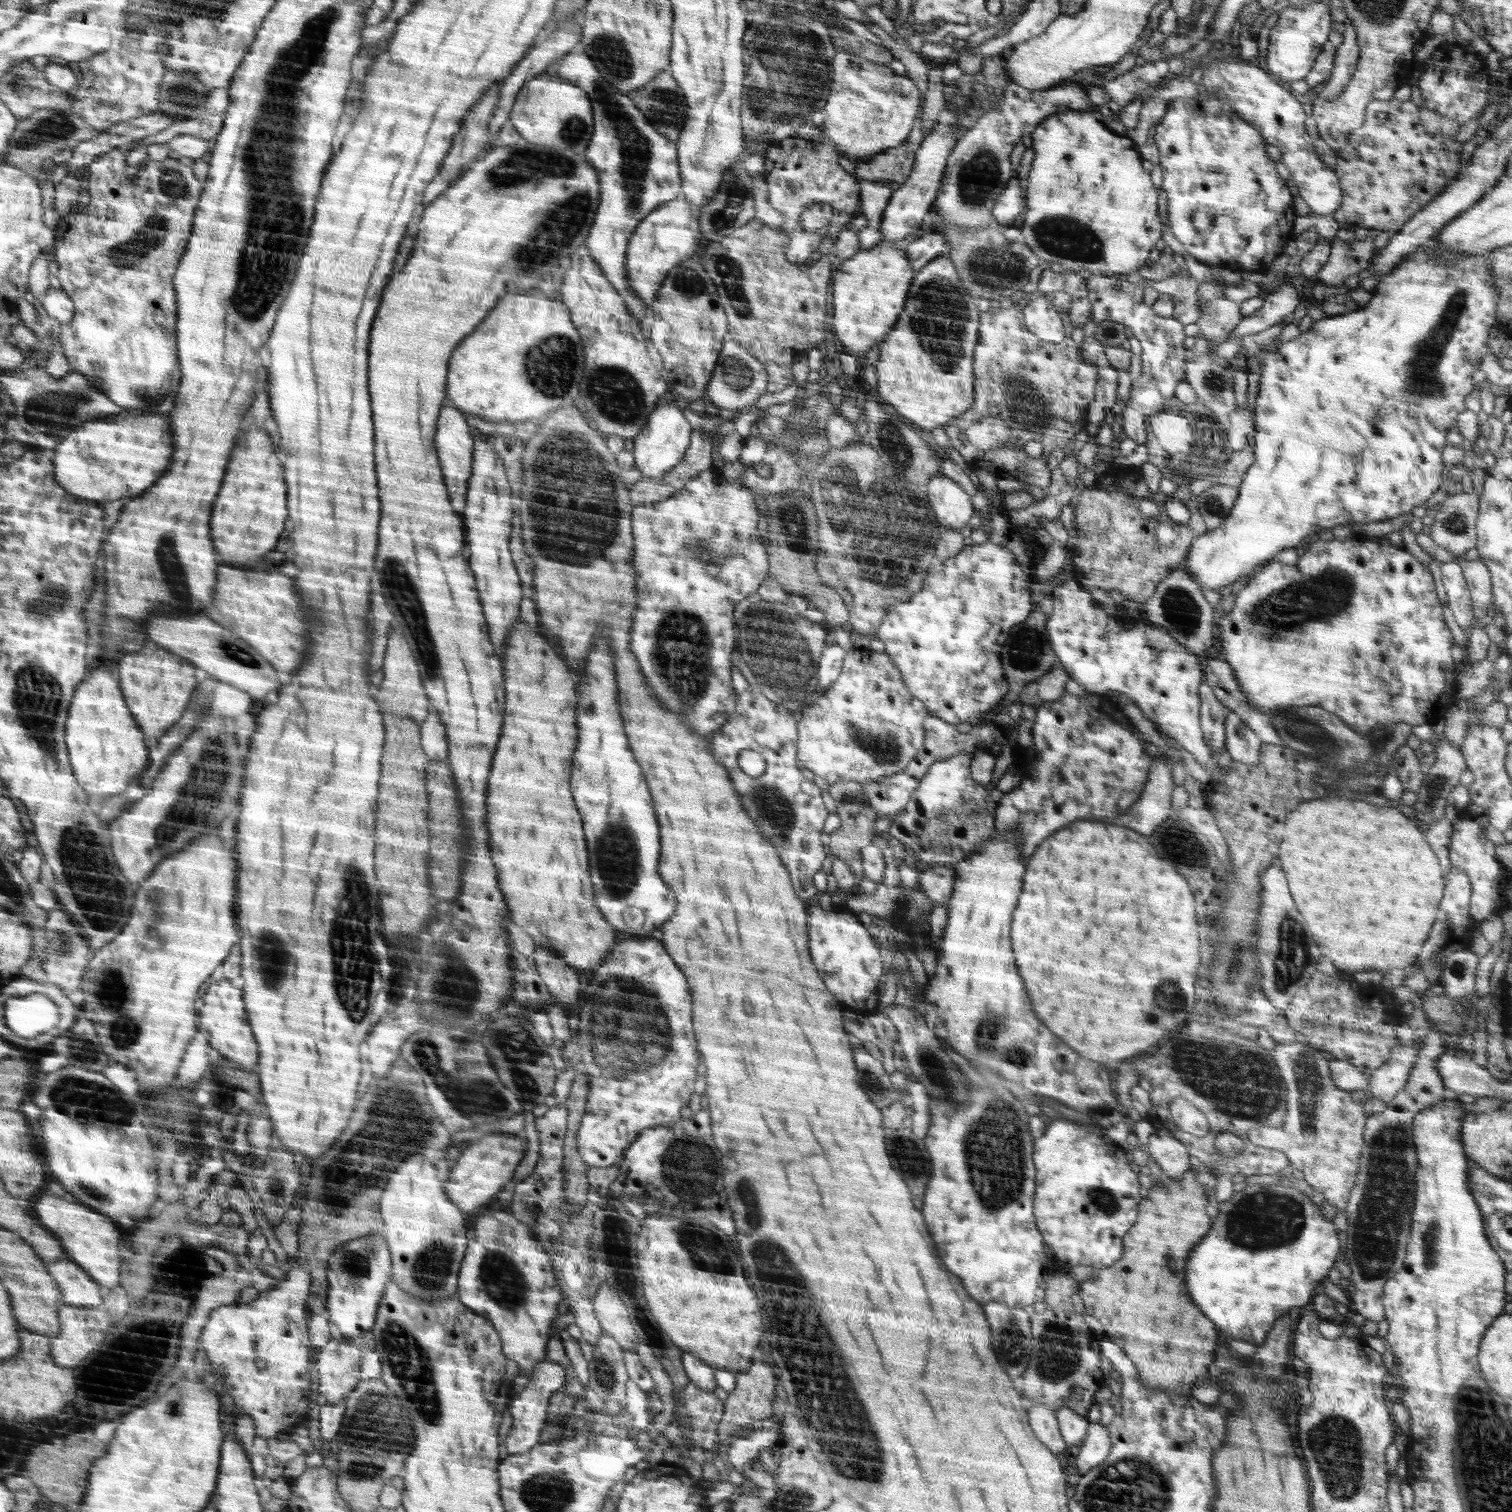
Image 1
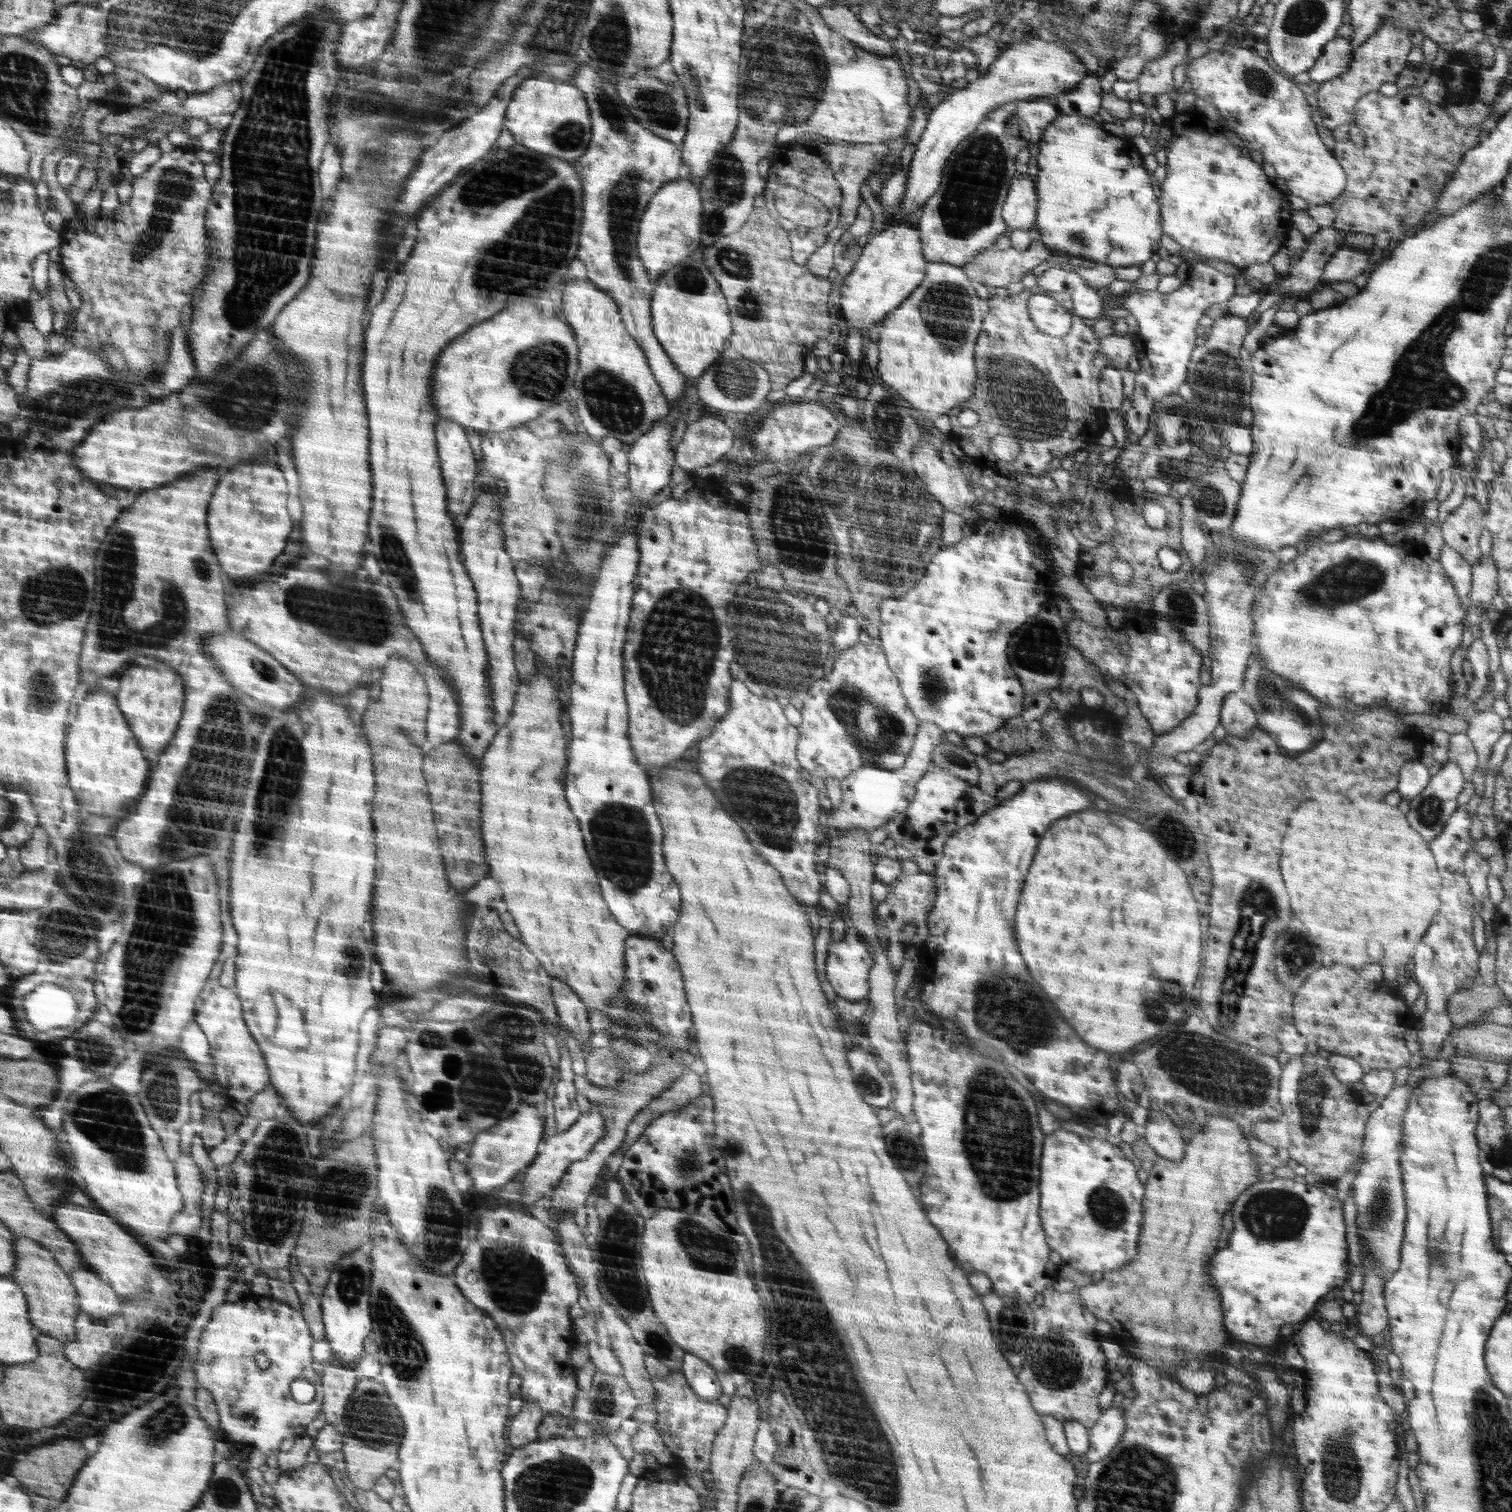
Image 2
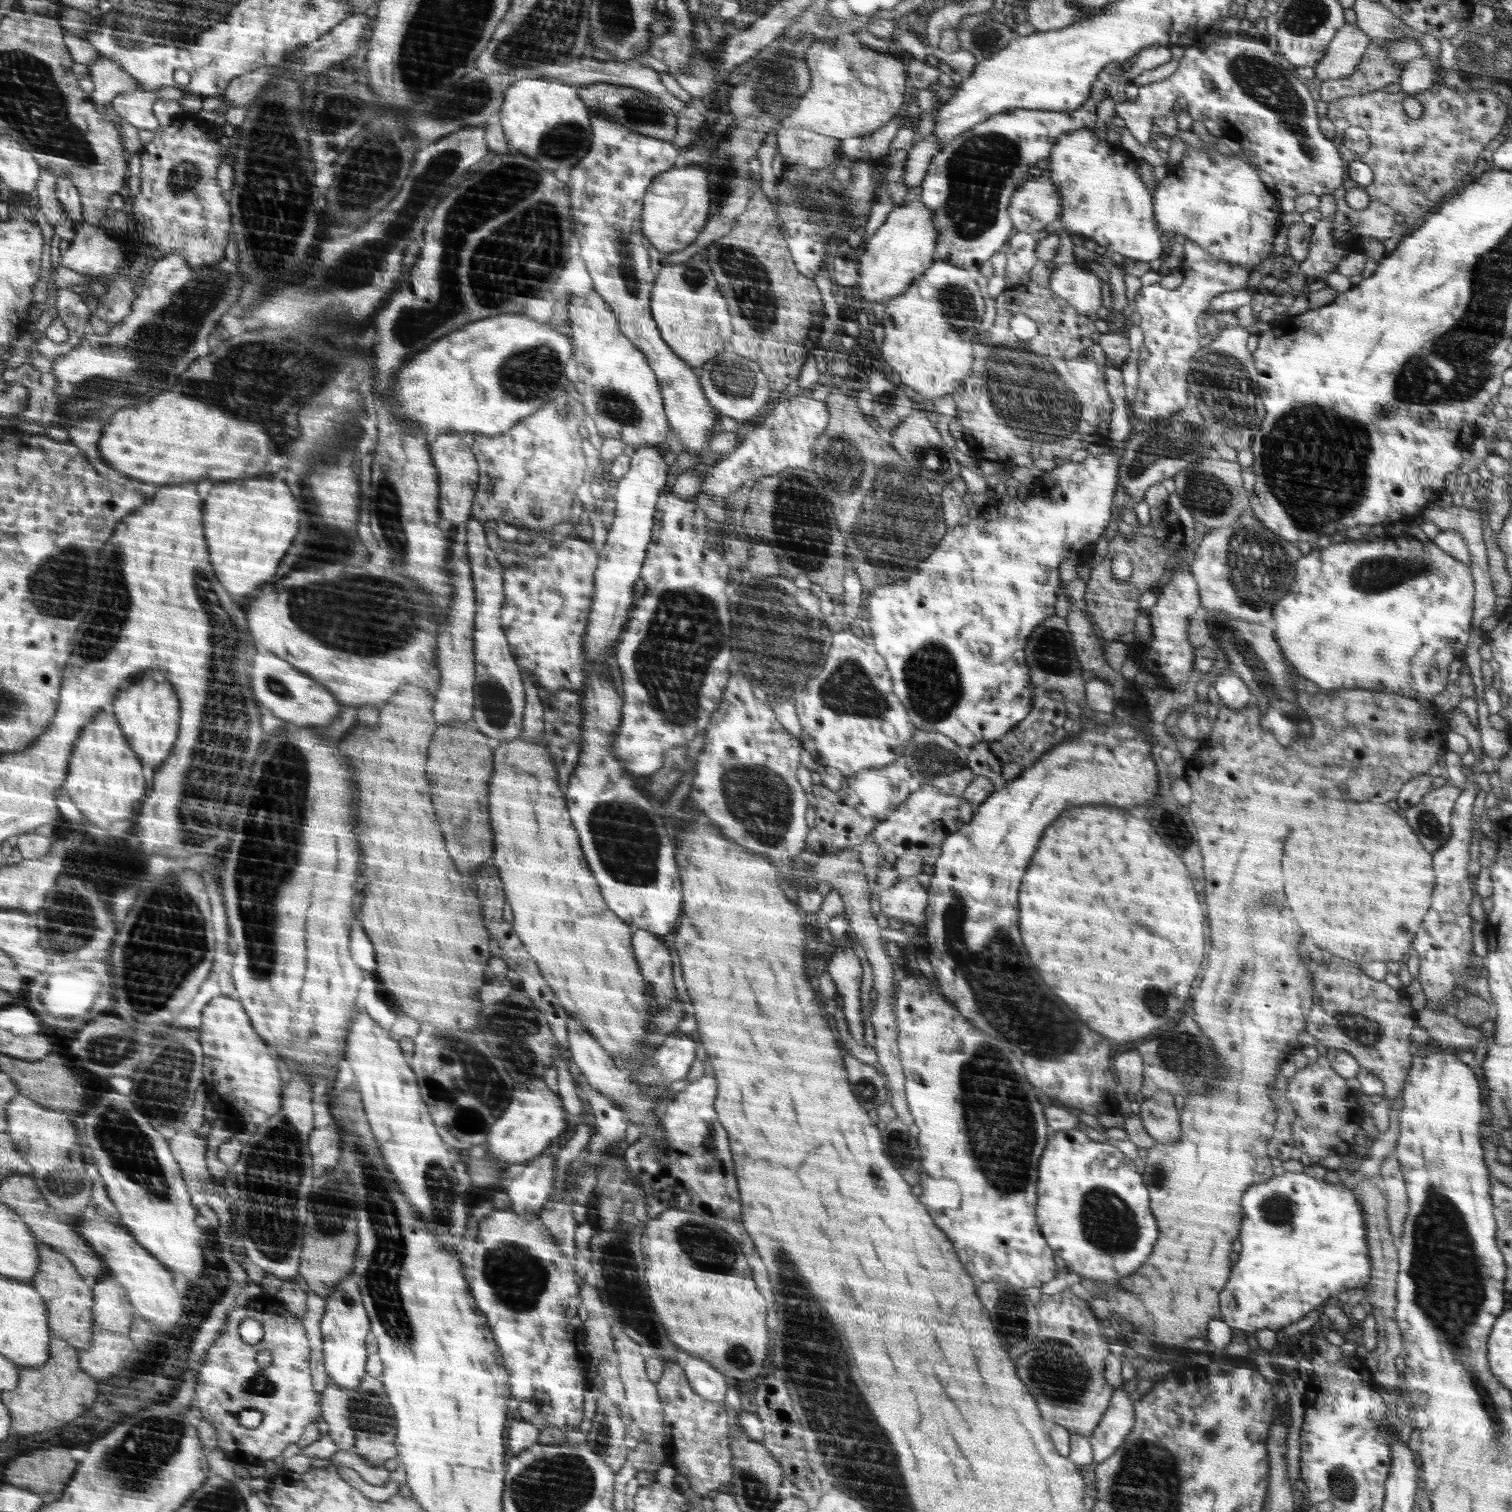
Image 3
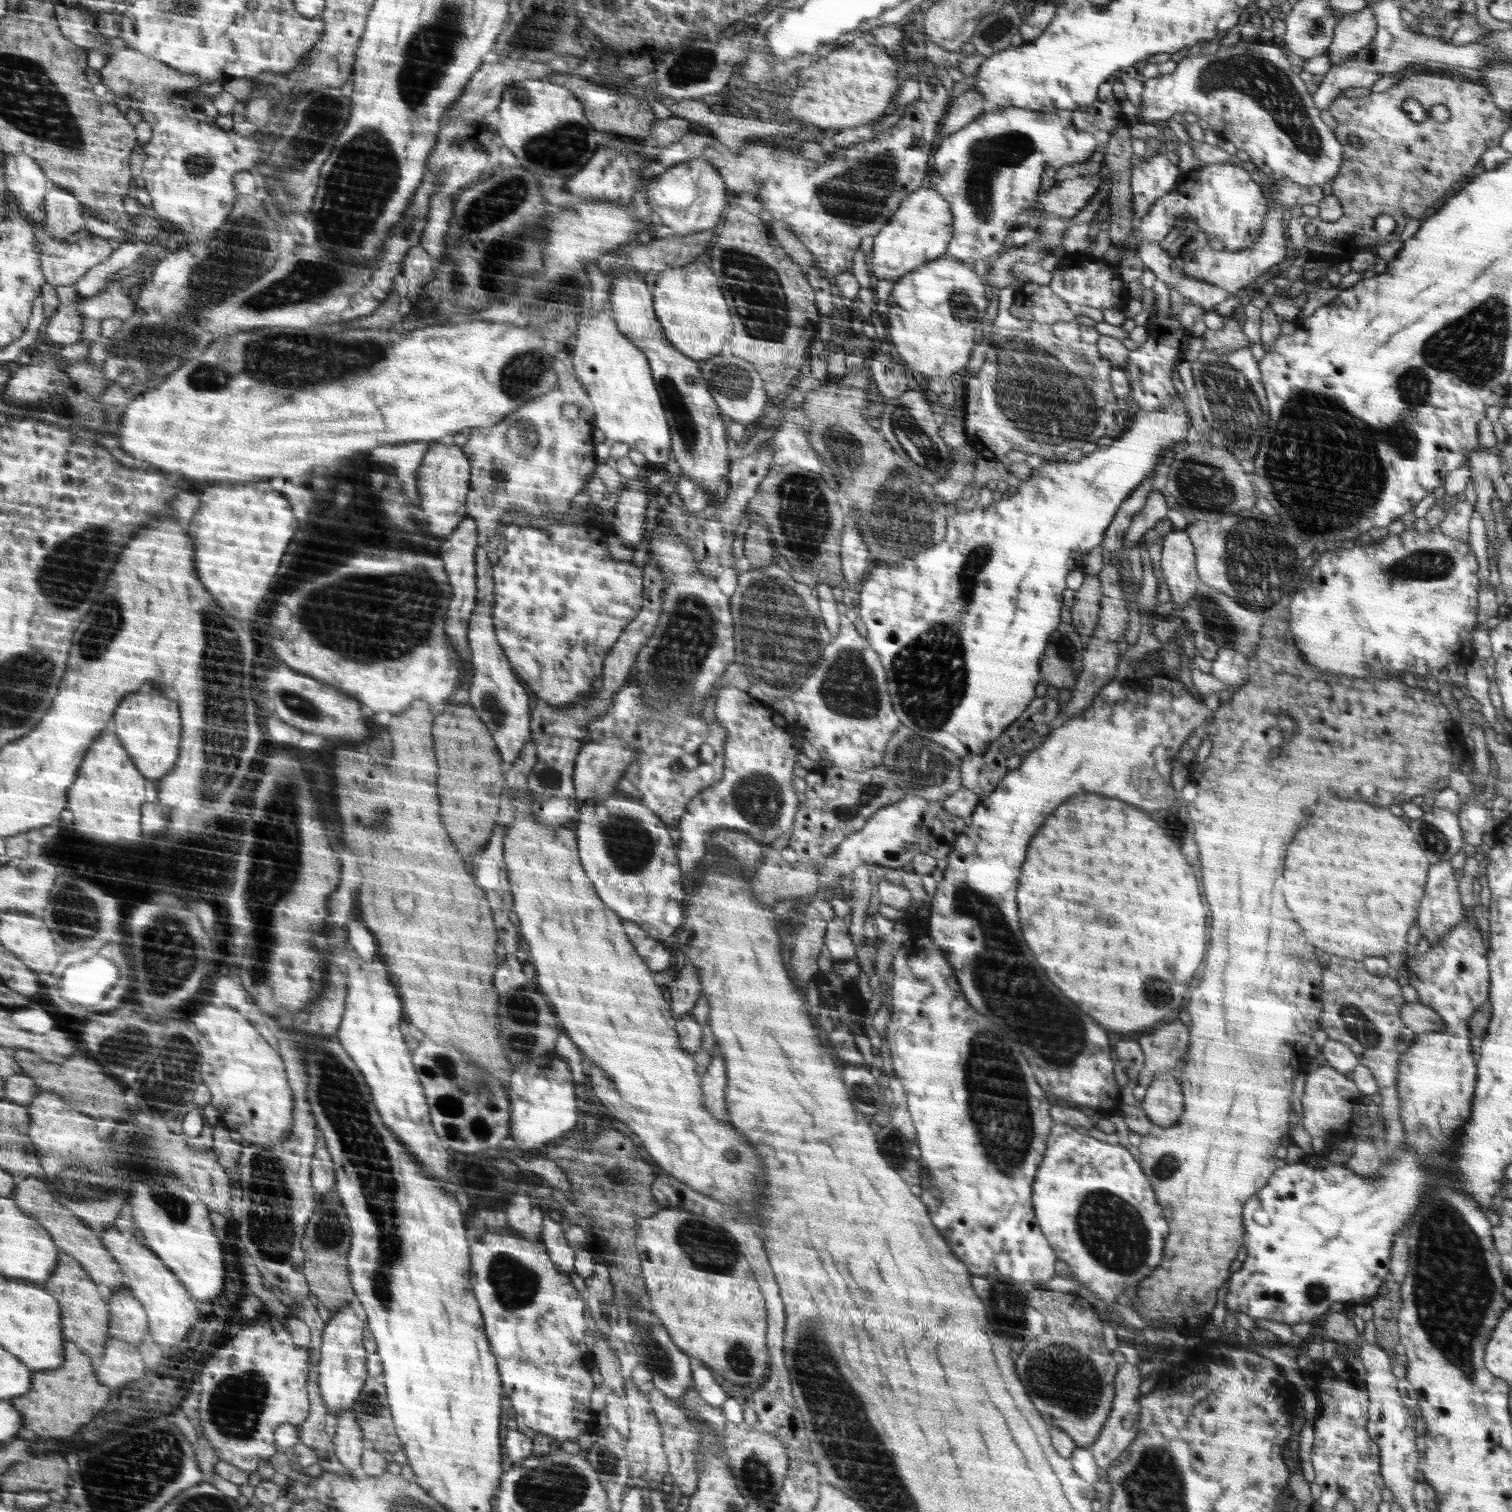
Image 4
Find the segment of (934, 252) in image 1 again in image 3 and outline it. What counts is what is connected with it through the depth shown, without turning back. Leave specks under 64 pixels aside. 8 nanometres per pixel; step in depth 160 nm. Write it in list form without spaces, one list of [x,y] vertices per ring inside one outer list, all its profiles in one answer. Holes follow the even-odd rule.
[[[1097,78],[1092,83],[1092,90],[1086,102],[1079,109],[1071,111],[1009,109],[964,131],[954,141],[942,147],[928,165],[920,194],[921,201],[930,207],[932,225],[938,228],[940,233],[935,261],[954,263],[955,266],[978,272],[996,252],[1002,251],[1004,242],[1011,240],[1010,234],[1012,228],[1015,228],[1009,214],[1006,214],[1006,208],[1009,208],[1015,190],[1022,188],[1024,181],[1031,176],[1028,169],[1035,166],[1040,158],[1047,159],[1057,138],[1062,137],[1065,132],[1094,130],[1097,127],[1097,108],[1108,94],[1108,86]]]

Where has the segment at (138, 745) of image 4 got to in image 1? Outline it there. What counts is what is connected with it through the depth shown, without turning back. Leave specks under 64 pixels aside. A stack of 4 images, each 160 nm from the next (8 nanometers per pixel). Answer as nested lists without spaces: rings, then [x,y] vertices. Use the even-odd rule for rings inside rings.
[[[142,648],[136,654],[126,654],[118,664],[118,674],[123,698],[136,722],[140,722],[140,730],[156,738],[162,736],[182,716],[186,704],[190,702],[190,694],[196,688],[194,666],[164,650]]]

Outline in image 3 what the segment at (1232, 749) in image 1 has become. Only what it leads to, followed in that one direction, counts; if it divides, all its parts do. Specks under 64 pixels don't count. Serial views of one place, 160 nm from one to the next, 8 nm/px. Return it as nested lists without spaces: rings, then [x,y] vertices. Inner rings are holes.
[[[1227,666],[1216,677],[1214,688],[1224,707],[1232,711],[1246,709],[1253,700],[1250,689],[1240,680],[1238,673],[1231,666]]]

